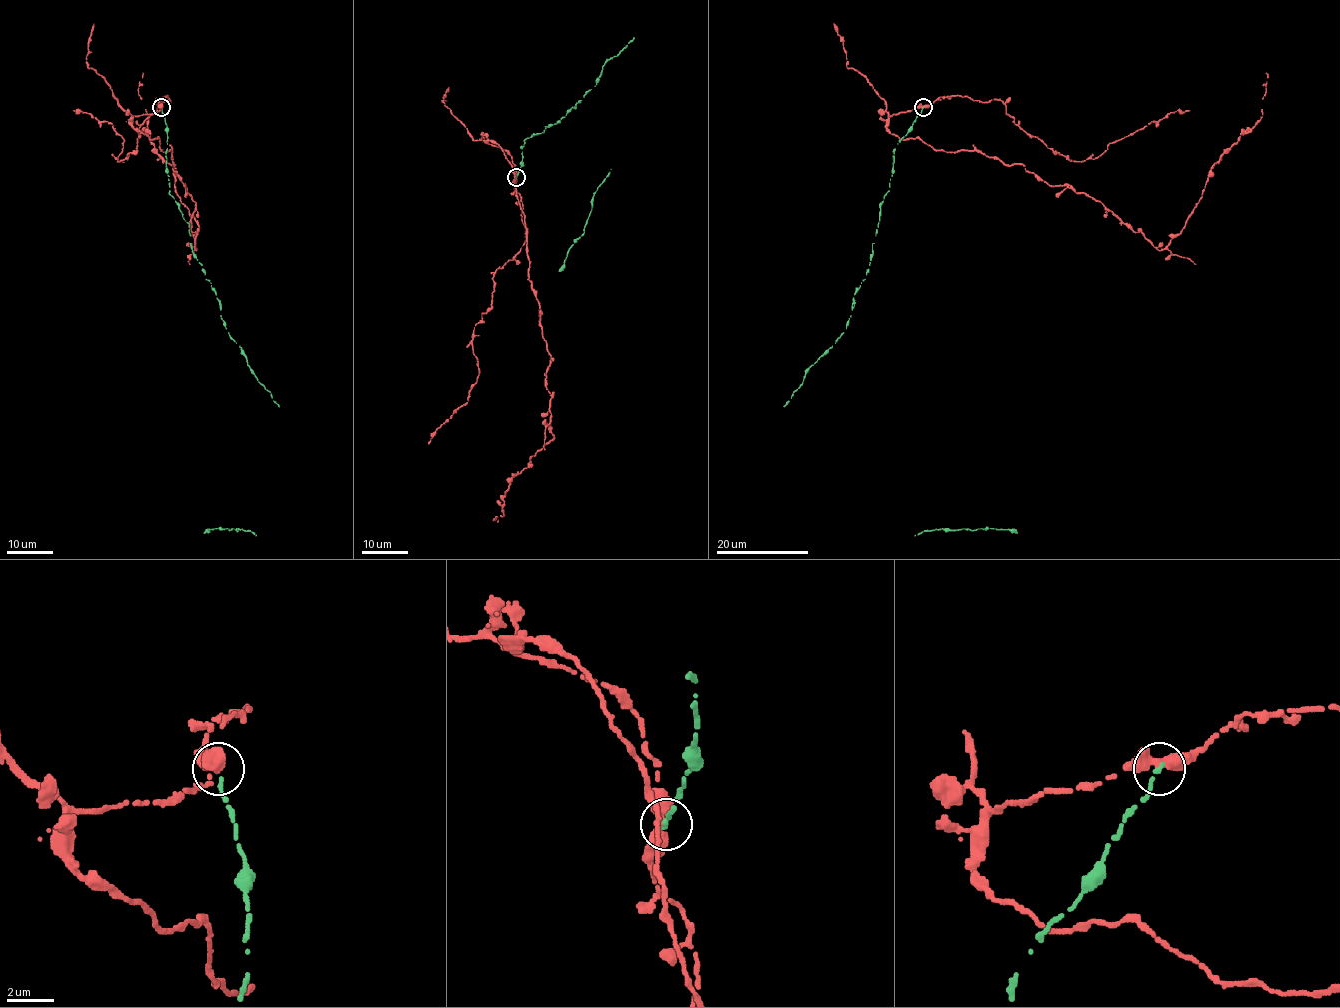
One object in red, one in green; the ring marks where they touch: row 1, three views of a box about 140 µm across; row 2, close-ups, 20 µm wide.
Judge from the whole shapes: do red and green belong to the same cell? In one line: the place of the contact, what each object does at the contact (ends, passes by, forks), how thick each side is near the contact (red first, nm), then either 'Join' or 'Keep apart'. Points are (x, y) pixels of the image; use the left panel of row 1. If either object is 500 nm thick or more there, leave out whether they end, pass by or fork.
Place: (161, 107). At the ring red passes by. At the ring green ends. Thickness 360 nm (red) against 180 nm. Keep apart

